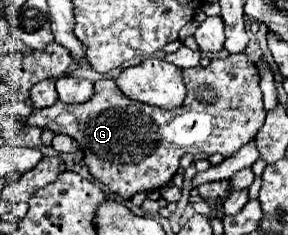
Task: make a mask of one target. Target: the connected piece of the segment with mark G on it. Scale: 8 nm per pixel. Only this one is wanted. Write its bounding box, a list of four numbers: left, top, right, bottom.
[26,53,266,199]

